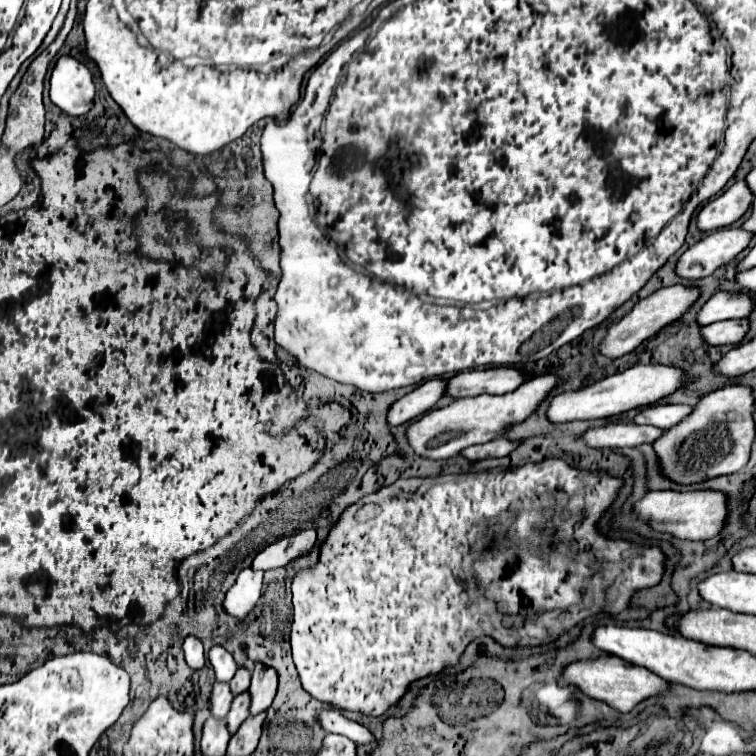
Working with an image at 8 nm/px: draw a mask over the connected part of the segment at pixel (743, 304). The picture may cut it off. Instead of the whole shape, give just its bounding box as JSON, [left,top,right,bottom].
[696,292,752,326]

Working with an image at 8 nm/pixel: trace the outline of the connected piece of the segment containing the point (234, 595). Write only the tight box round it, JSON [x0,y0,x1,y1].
[222,568,262,622]

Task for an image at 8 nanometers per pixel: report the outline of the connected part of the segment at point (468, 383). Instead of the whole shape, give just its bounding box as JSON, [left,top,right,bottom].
[446,368,526,398]

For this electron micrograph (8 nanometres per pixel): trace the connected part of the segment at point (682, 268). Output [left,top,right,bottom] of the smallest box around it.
[674,228,752,280]

